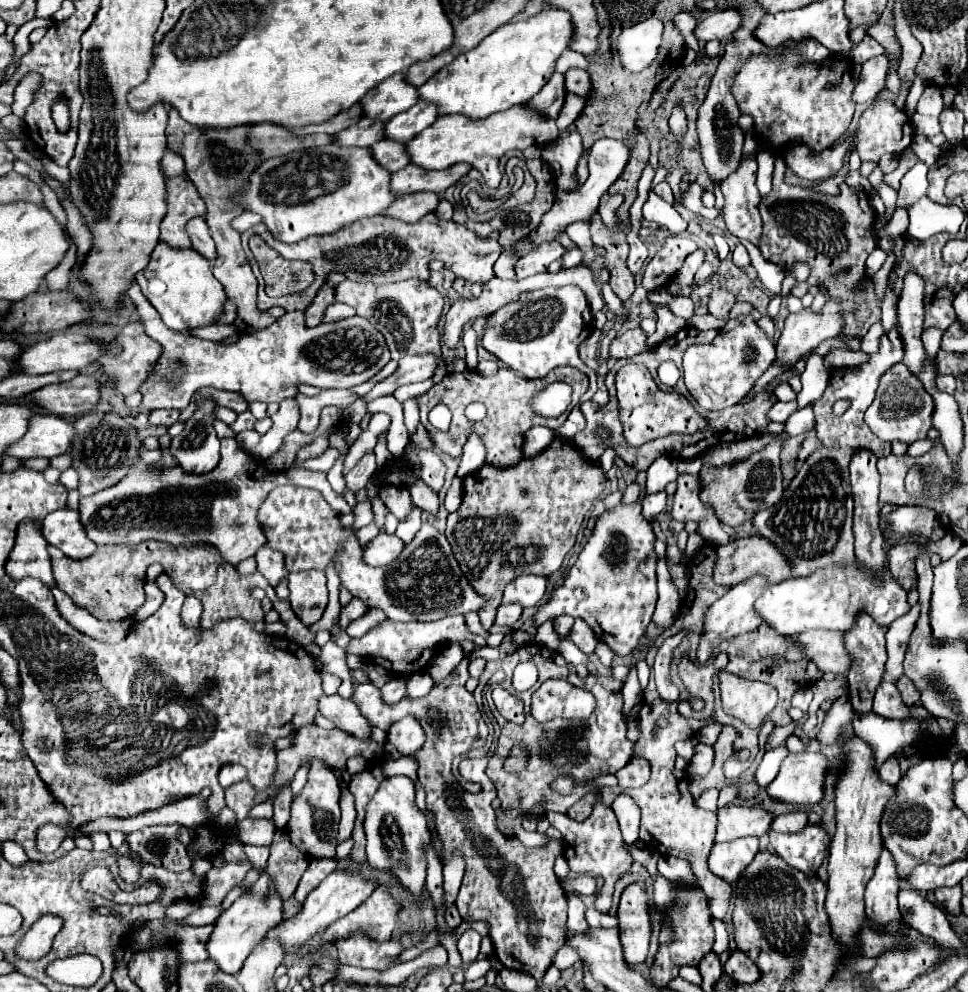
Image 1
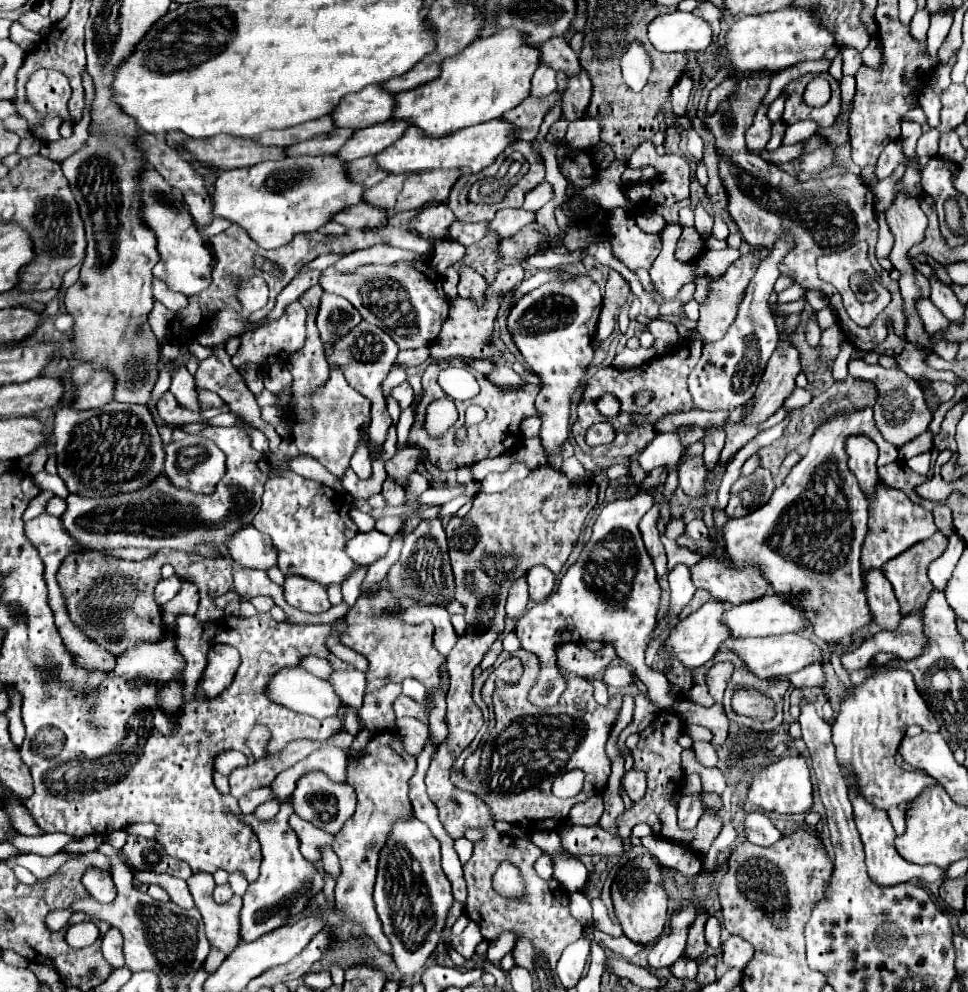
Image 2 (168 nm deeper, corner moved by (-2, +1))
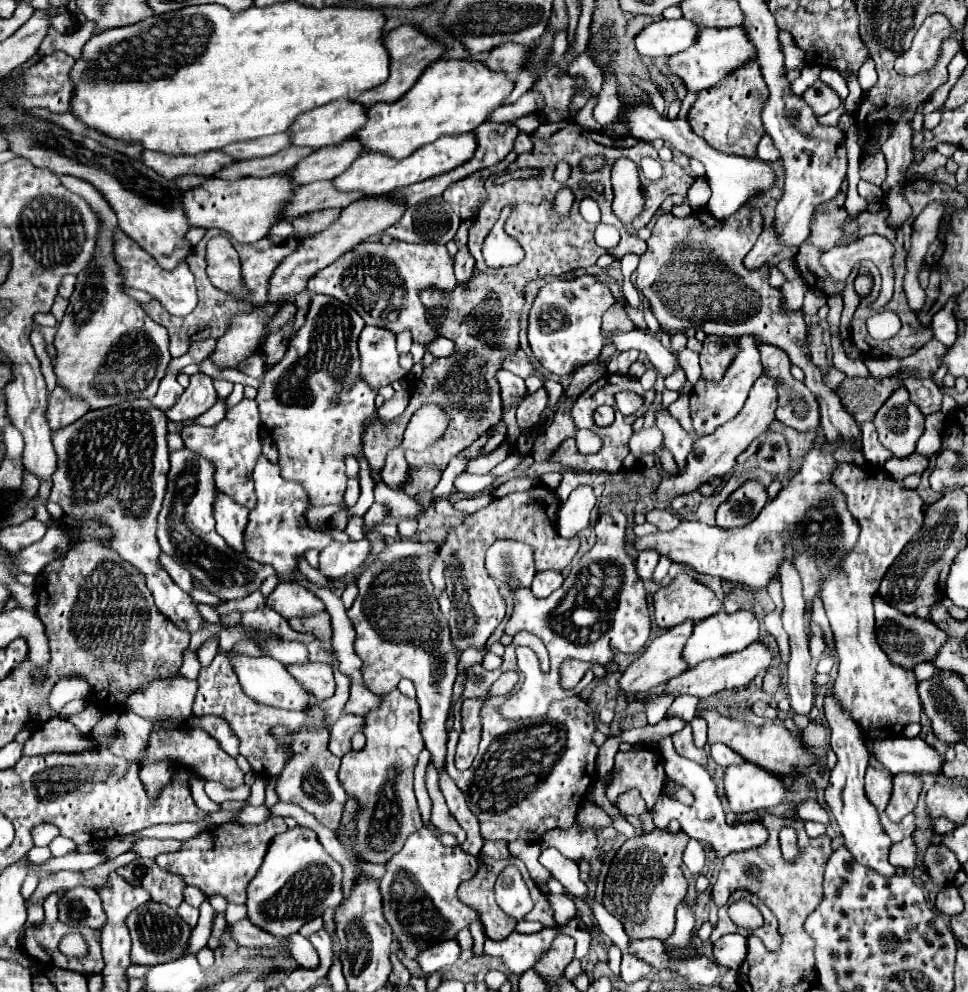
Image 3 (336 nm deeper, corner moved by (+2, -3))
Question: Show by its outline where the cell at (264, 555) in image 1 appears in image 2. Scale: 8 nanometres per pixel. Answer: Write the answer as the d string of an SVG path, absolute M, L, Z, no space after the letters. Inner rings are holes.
M252 525L242 527L228 539L228 555L242 567L270 569L276 565L276 549L268 535L256 531Z

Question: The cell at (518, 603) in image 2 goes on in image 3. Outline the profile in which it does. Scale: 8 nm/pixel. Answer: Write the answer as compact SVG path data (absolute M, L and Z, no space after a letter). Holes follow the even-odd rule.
M500 539L486 551L486 569L504 585L508 585L512 575L522 587L530 587L532 577L536 575L532 549L512 539Z

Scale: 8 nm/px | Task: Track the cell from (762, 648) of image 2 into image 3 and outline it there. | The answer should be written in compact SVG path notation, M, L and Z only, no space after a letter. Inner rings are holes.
M756 641L750 647L746 647L744 651L736 651L736 653L730 653L730 655L722 655L722 657L706 659L706 661L698 663L696 667L684 671L684 675L680 675L676 679L670 679L666 683L666 687L664 687L664 691L674 693L674 695L690 693L690 695L696 695L696 697L704 697L706 699L706 697L714 695L720 689L748 685L758 673L764 673L774 663L774 659L776 659L776 653L768 645Z

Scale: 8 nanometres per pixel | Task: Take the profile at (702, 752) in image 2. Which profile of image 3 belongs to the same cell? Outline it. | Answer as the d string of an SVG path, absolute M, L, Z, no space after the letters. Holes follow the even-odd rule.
M694 719L692 723L692 733L694 733L694 745L696 747L706 747L706 723L704 723L704 719Z

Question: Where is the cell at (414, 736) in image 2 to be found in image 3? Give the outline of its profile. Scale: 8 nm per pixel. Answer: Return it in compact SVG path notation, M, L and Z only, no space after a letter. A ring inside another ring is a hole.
M422 749L416 769L414 769L414 791L416 791L416 799L420 805L420 813L422 813L422 821L430 821L430 797L424 785L424 775L426 775L426 765L430 761L430 751Z

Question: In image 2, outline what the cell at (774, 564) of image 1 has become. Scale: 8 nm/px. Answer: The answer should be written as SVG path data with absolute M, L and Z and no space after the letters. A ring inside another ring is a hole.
M704 557L692 565L690 571L696 589L708 591L714 601L728 607L758 599L768 591L768 583L756 567L736 569L728 559L718 561L716 557Z

